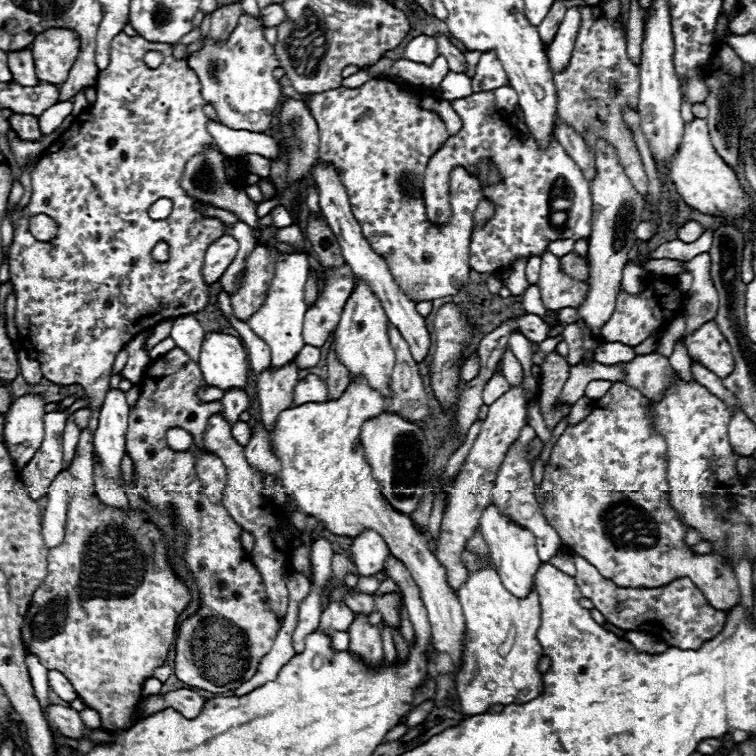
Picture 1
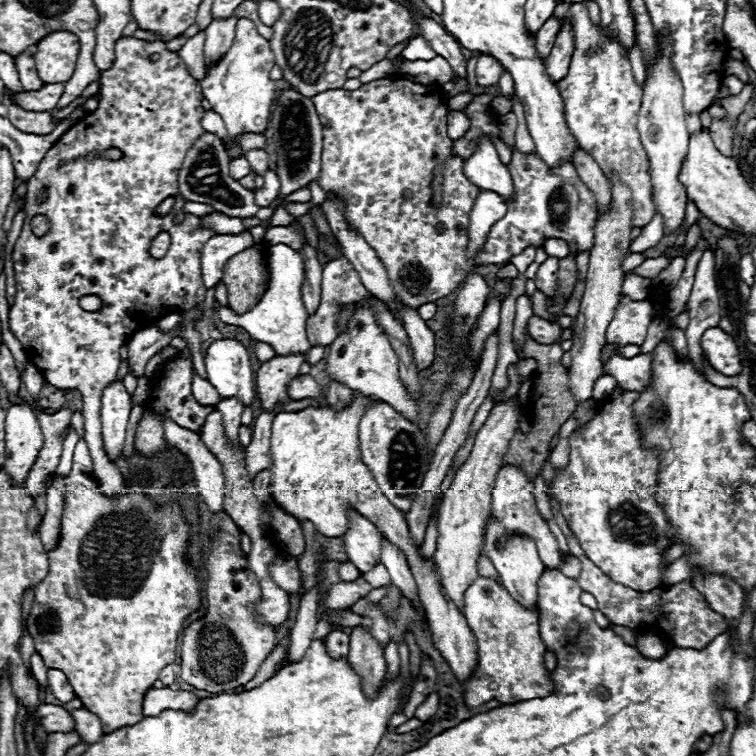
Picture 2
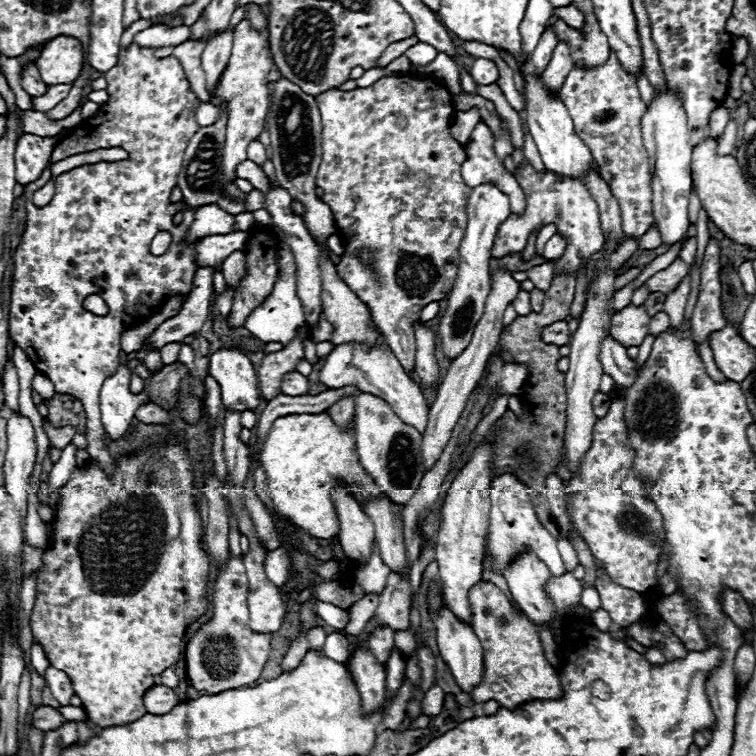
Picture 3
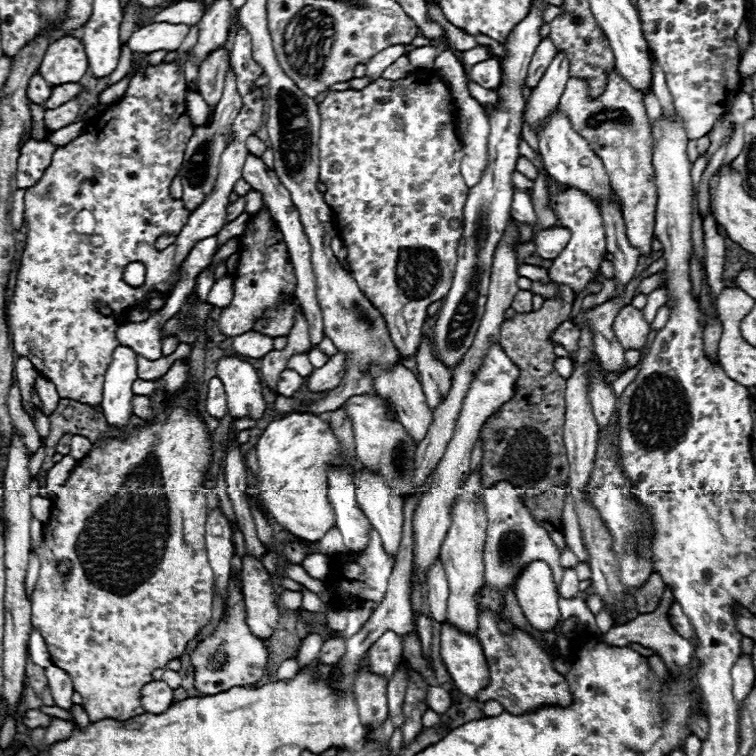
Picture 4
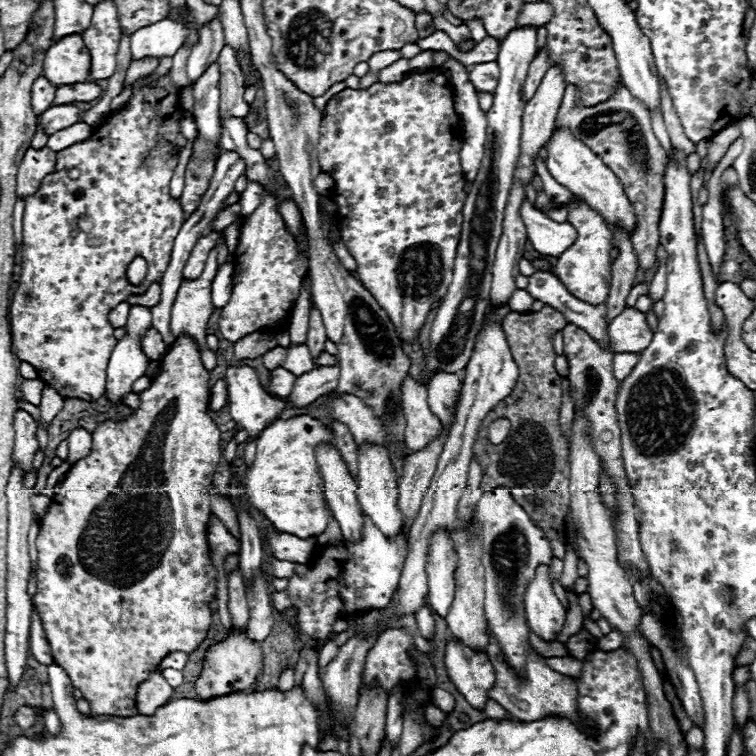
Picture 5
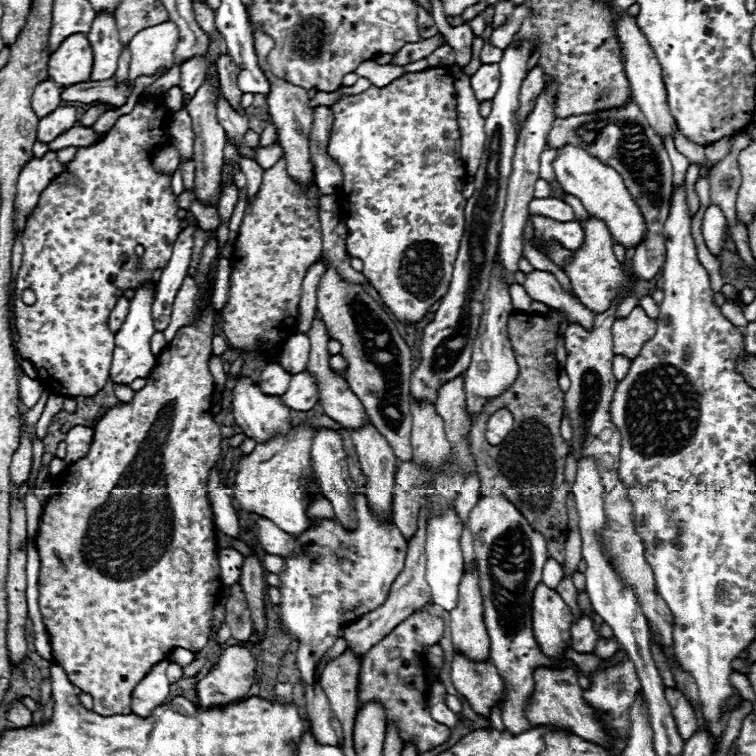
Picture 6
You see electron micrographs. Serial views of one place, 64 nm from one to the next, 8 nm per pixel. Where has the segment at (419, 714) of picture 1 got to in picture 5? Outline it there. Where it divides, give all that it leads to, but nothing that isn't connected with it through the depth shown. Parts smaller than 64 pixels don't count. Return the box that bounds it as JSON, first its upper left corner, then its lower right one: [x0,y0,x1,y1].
[432,688,456,712]

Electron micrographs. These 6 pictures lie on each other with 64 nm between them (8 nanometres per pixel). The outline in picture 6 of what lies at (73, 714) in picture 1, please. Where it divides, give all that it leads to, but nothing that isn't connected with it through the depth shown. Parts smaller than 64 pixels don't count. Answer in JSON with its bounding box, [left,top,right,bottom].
[6,702,30,728]

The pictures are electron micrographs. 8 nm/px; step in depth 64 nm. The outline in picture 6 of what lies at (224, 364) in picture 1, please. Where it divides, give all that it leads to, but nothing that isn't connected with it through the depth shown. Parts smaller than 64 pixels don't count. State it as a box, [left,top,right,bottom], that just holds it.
[232,378,294,444]

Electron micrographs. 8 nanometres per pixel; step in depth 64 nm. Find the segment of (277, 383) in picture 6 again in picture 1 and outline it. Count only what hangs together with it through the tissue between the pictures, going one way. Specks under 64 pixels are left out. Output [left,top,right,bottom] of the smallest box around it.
[294,374,328,404]

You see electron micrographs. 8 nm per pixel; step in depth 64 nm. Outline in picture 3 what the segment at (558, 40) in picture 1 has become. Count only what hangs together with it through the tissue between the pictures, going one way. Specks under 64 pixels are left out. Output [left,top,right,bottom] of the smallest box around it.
[542,42,572,94]

